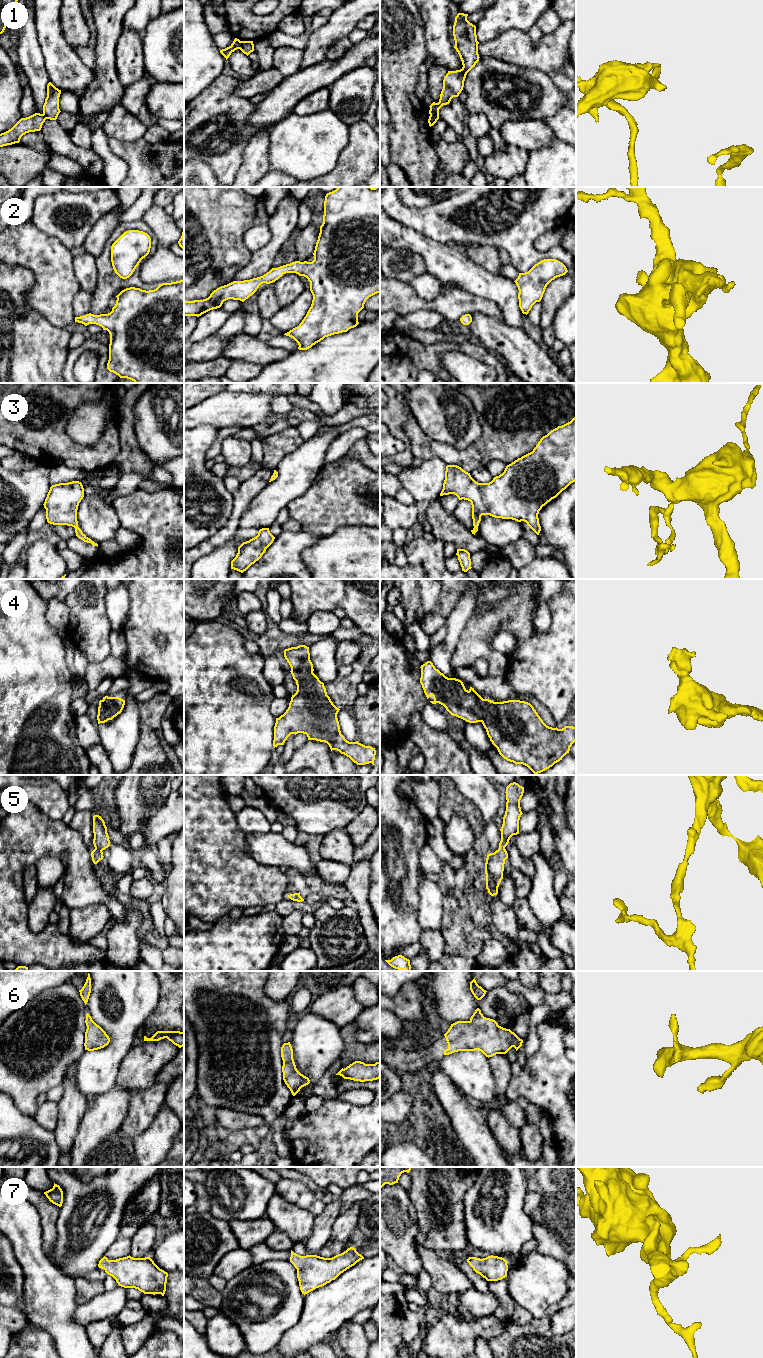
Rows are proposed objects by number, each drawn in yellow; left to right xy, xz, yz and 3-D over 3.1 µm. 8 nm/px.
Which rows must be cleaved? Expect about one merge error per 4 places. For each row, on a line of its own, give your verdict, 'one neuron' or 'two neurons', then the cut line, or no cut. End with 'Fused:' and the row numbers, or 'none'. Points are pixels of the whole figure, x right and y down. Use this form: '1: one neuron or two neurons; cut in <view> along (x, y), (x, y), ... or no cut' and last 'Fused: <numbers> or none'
1: two neurons; cut in yz along (430, 113), (438, 116)
2: one neuron; no cut
3: one neuron; no cut
4: one neuron; no cut
5: one neuron; no cut
6: one neuron; no cut
7: one neuron; no cut
Fused: 1

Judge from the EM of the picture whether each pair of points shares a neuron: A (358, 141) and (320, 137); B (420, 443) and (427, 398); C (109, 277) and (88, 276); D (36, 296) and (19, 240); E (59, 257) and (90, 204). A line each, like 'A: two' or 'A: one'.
A: two
B: two
C: two
D: one
E: two

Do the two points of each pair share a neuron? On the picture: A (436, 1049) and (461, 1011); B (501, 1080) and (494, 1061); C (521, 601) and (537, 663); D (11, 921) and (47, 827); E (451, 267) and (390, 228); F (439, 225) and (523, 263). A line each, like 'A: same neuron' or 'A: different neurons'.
A: different neurons
B: same neuron
C: different neurons
D: same neuron
E: same neuron
F: same neuron

